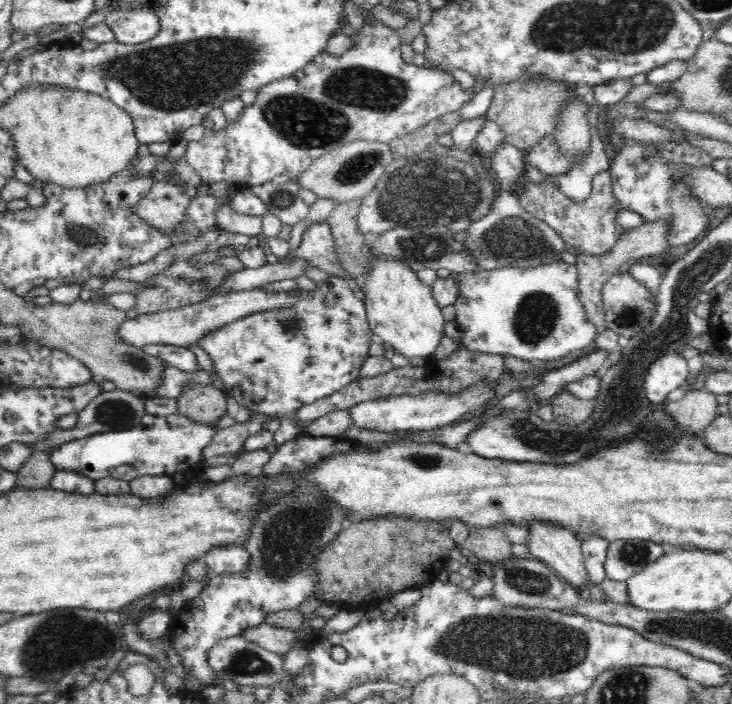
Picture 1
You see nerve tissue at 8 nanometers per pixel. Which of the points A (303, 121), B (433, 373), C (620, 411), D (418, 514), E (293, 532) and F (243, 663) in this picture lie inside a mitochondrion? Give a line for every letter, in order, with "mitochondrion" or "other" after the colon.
A: mitochondrion
B: mitochondrion
C: mitochondrion
D: other
E: mitochondrion
F: mitochondrion

